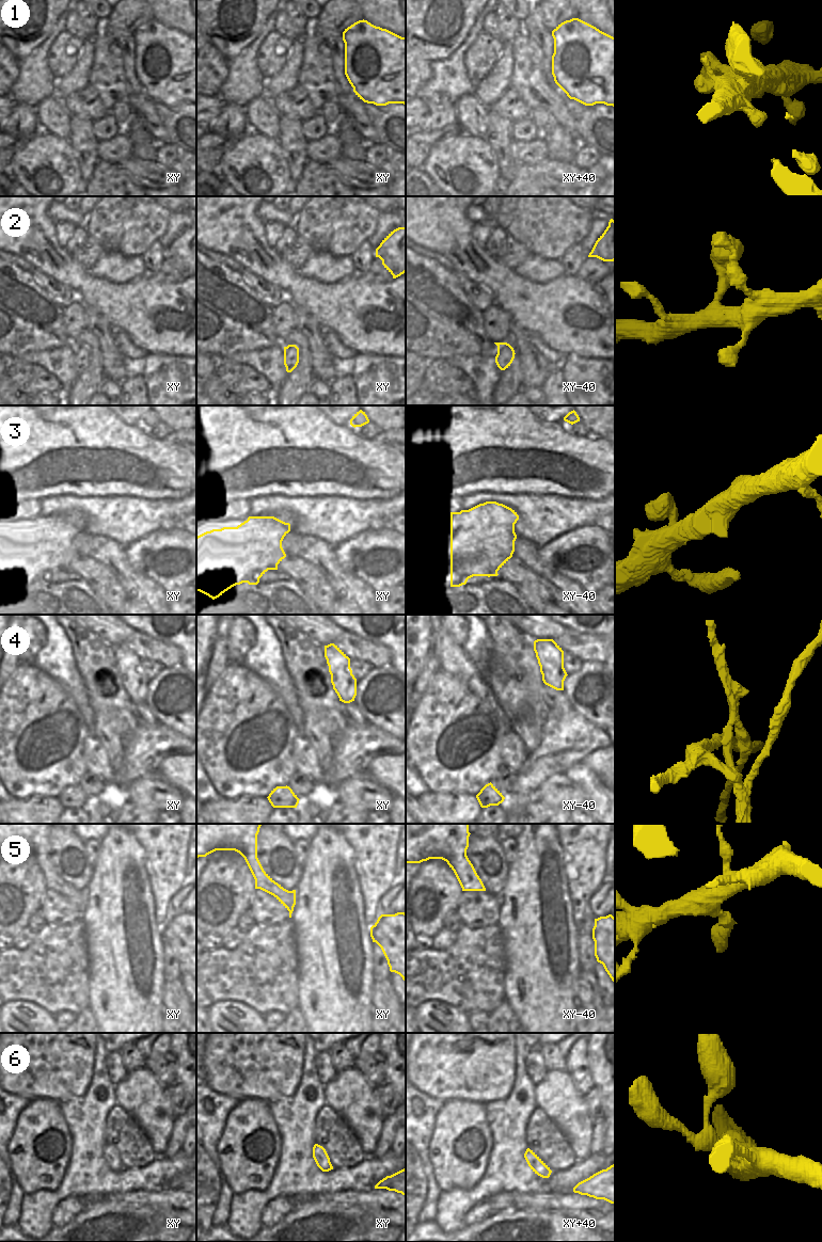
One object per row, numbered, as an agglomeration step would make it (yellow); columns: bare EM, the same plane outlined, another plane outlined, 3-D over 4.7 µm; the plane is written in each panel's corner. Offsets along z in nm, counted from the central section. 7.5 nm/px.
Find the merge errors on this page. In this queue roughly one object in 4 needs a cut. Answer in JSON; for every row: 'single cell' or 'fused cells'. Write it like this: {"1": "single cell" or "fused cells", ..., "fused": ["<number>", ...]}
{"1": "single cell", "2": "single cell", "3": "single cell", "4": "fused cells", "5": "single cell", "6": "single cell", "fused": ["4"]}

